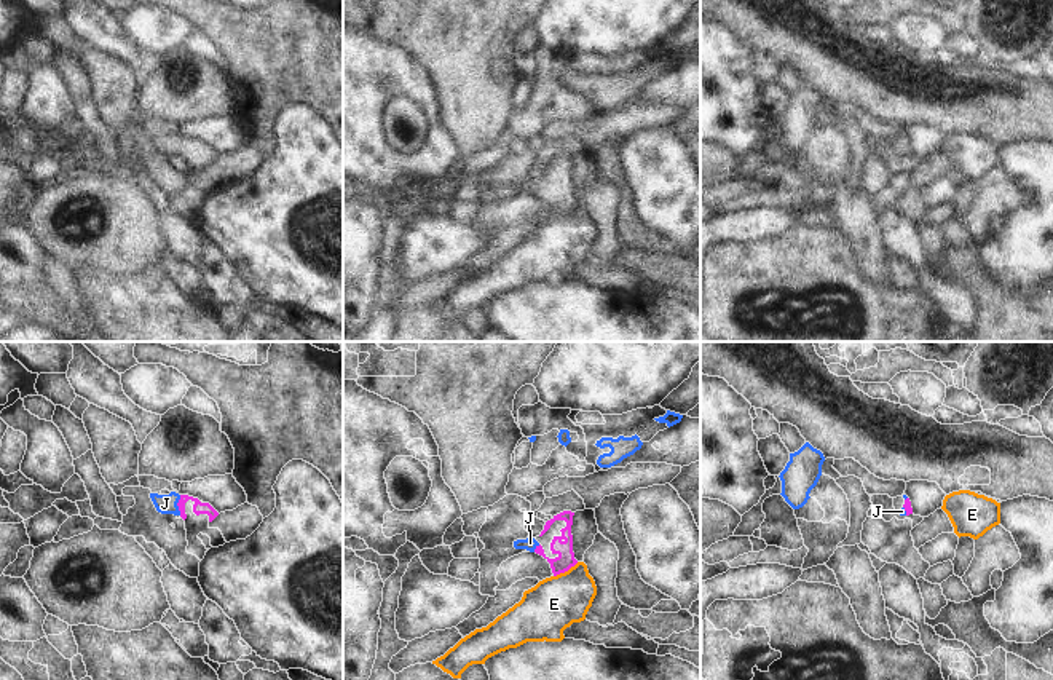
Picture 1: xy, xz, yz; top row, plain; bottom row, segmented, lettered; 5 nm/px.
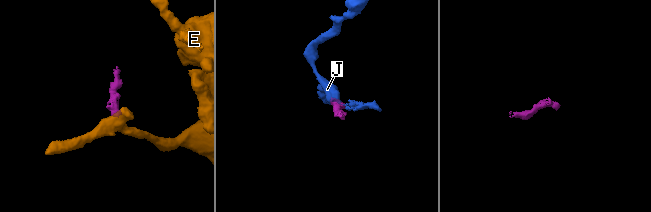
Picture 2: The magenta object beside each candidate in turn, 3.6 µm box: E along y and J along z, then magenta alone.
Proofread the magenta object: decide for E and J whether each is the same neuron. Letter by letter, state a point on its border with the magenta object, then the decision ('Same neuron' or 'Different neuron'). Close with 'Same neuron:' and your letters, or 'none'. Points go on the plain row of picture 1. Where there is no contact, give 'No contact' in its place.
E: Touches magenta at xz (565, 213). Different neuron
J: Touches magenta at xy (177, 147). Same neuron
Same neuron: J.

